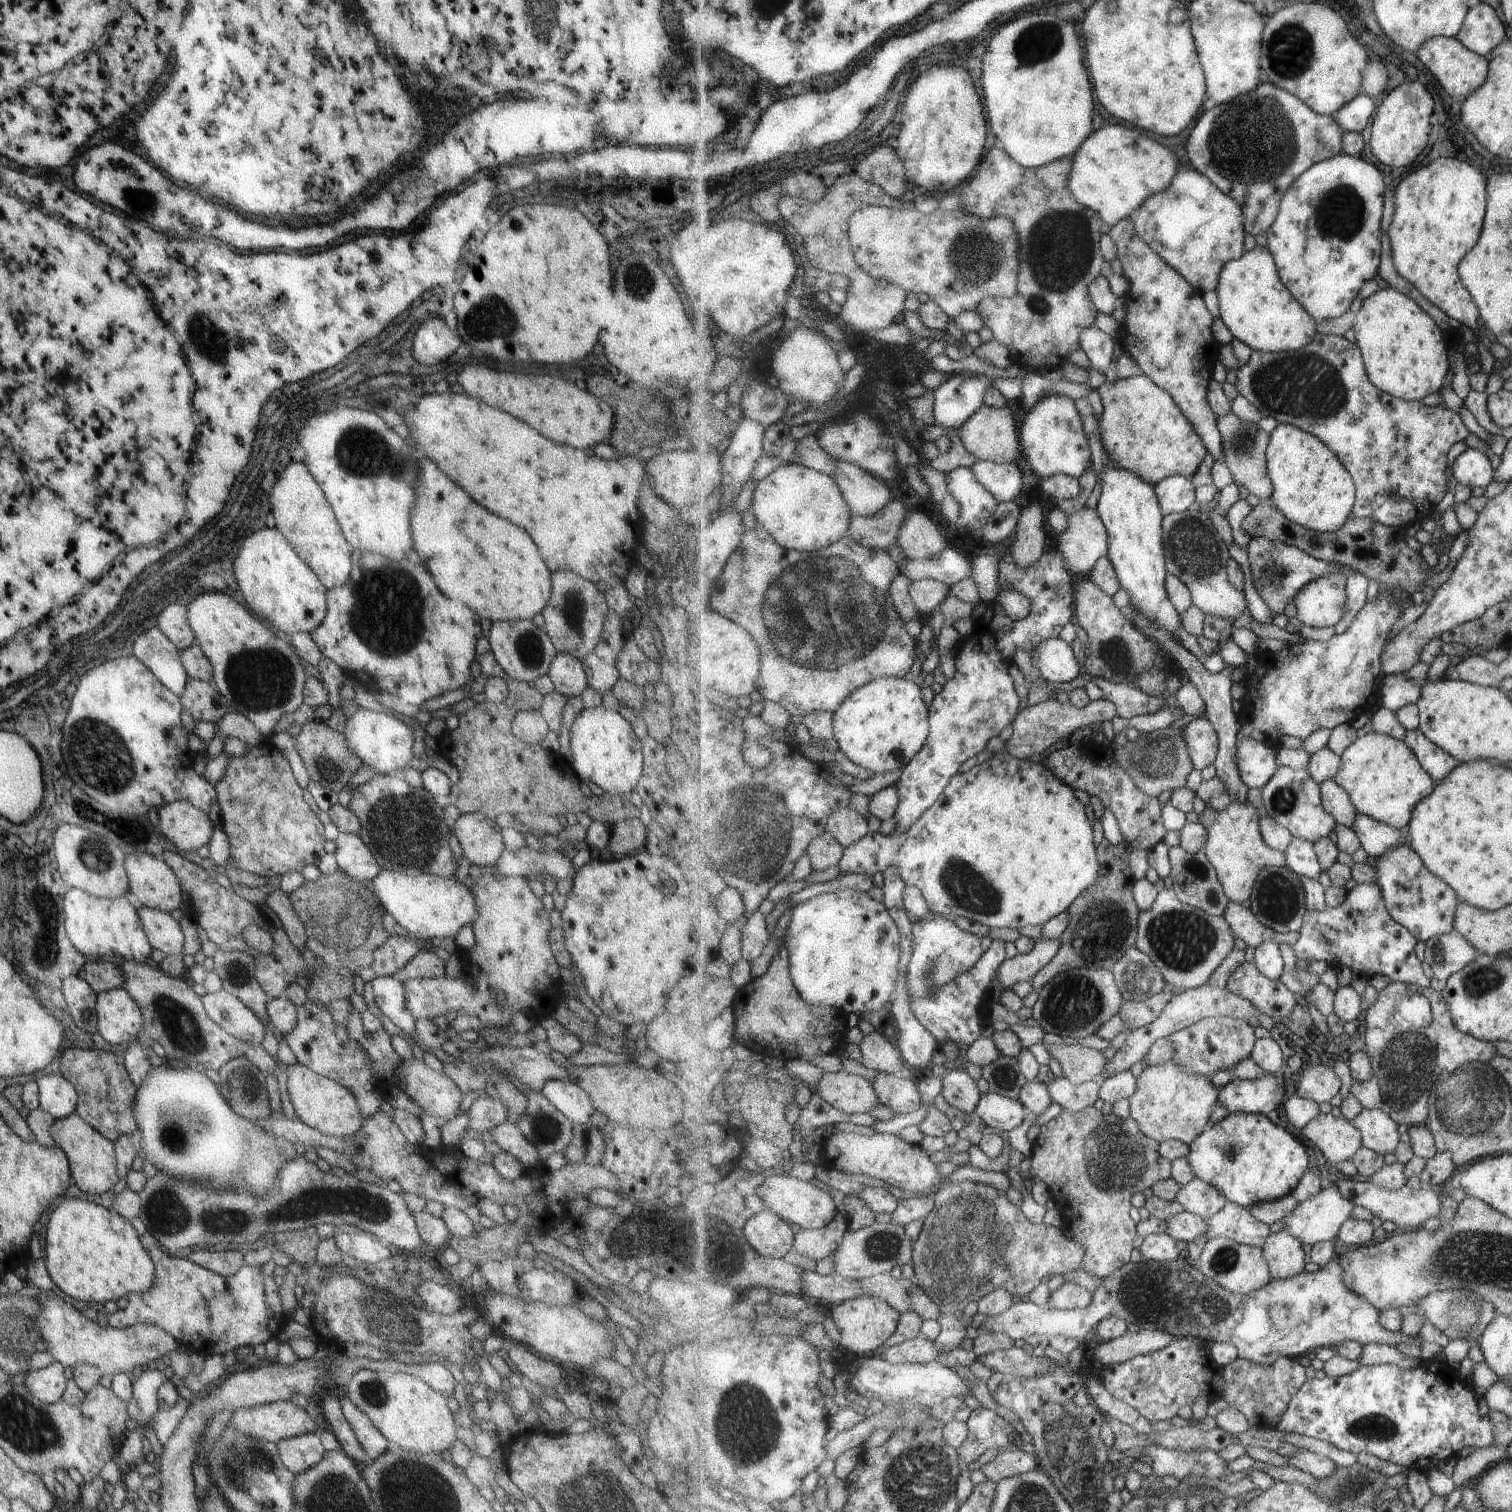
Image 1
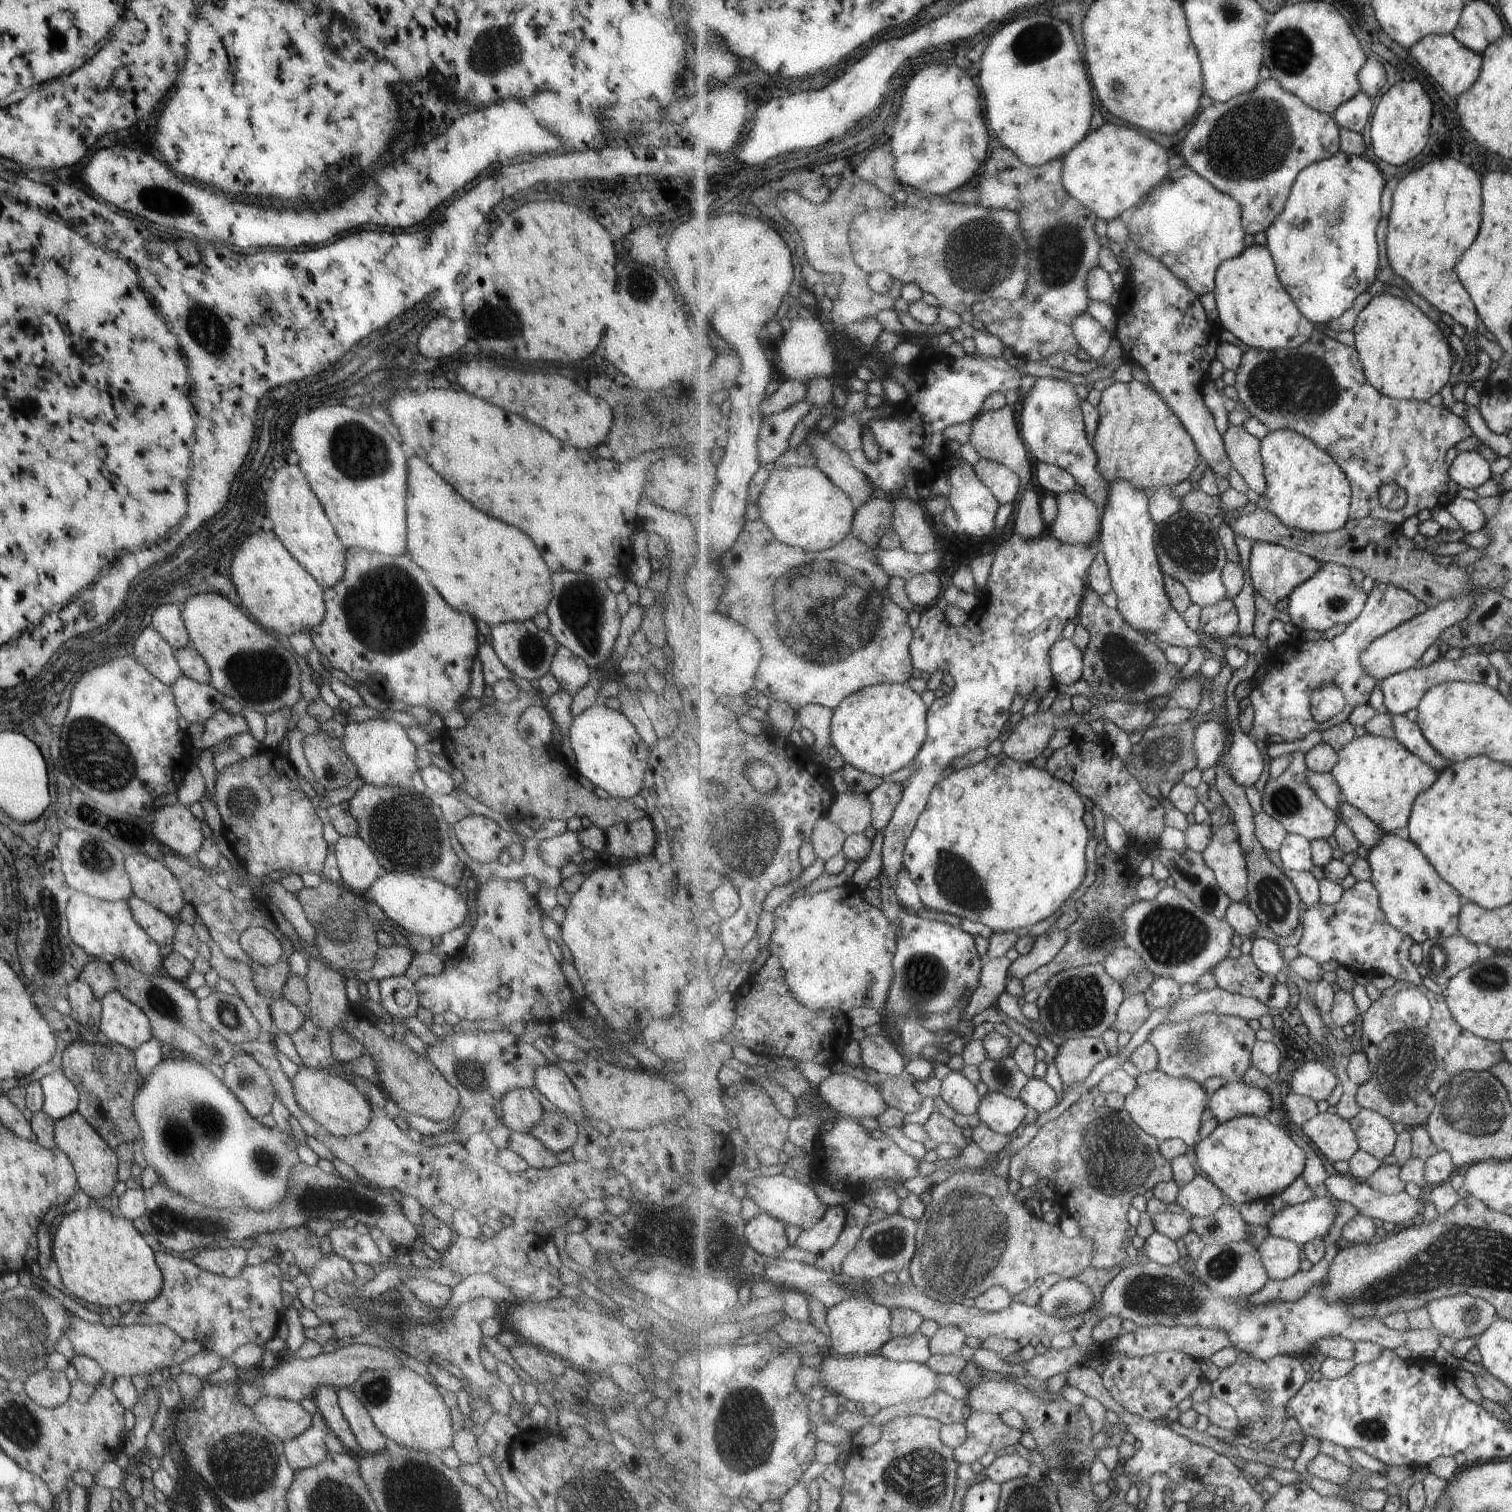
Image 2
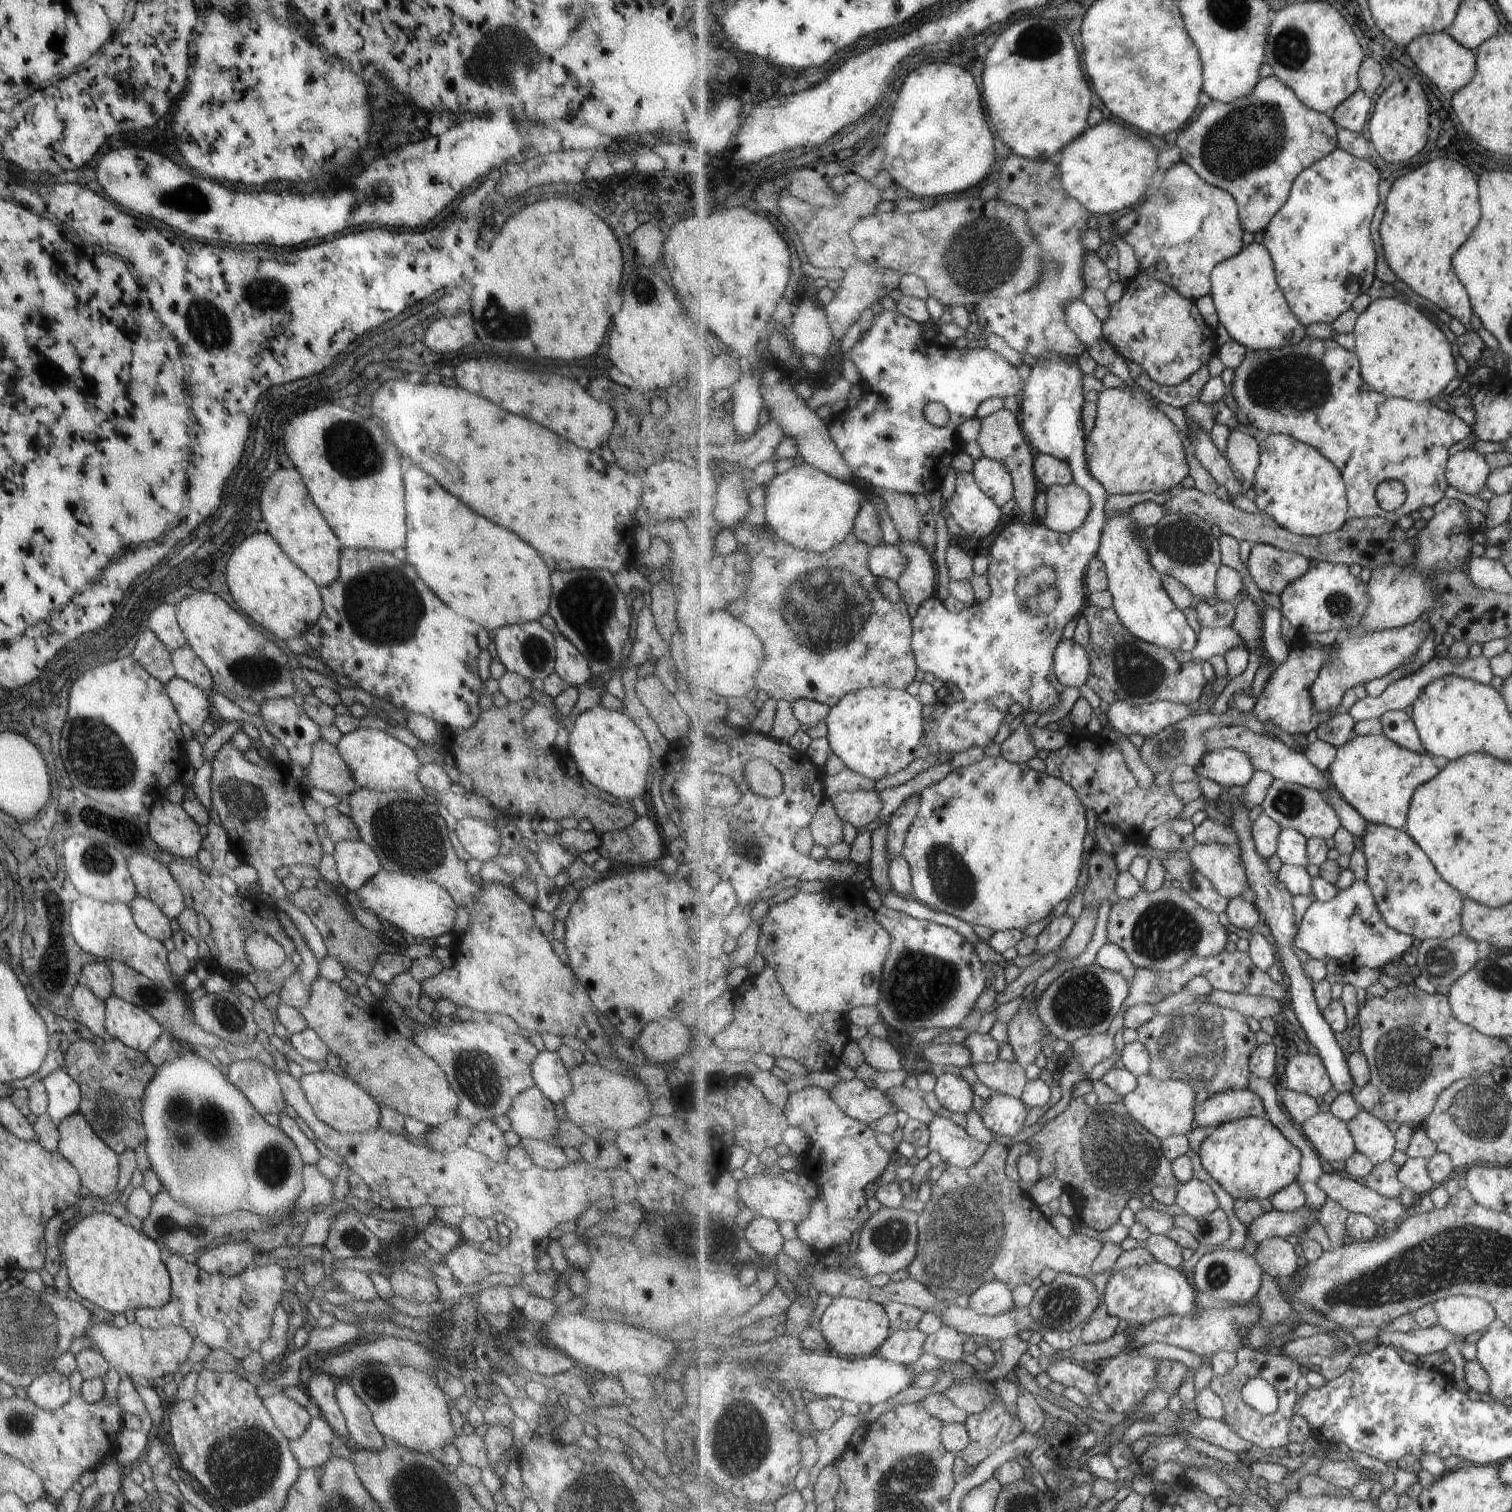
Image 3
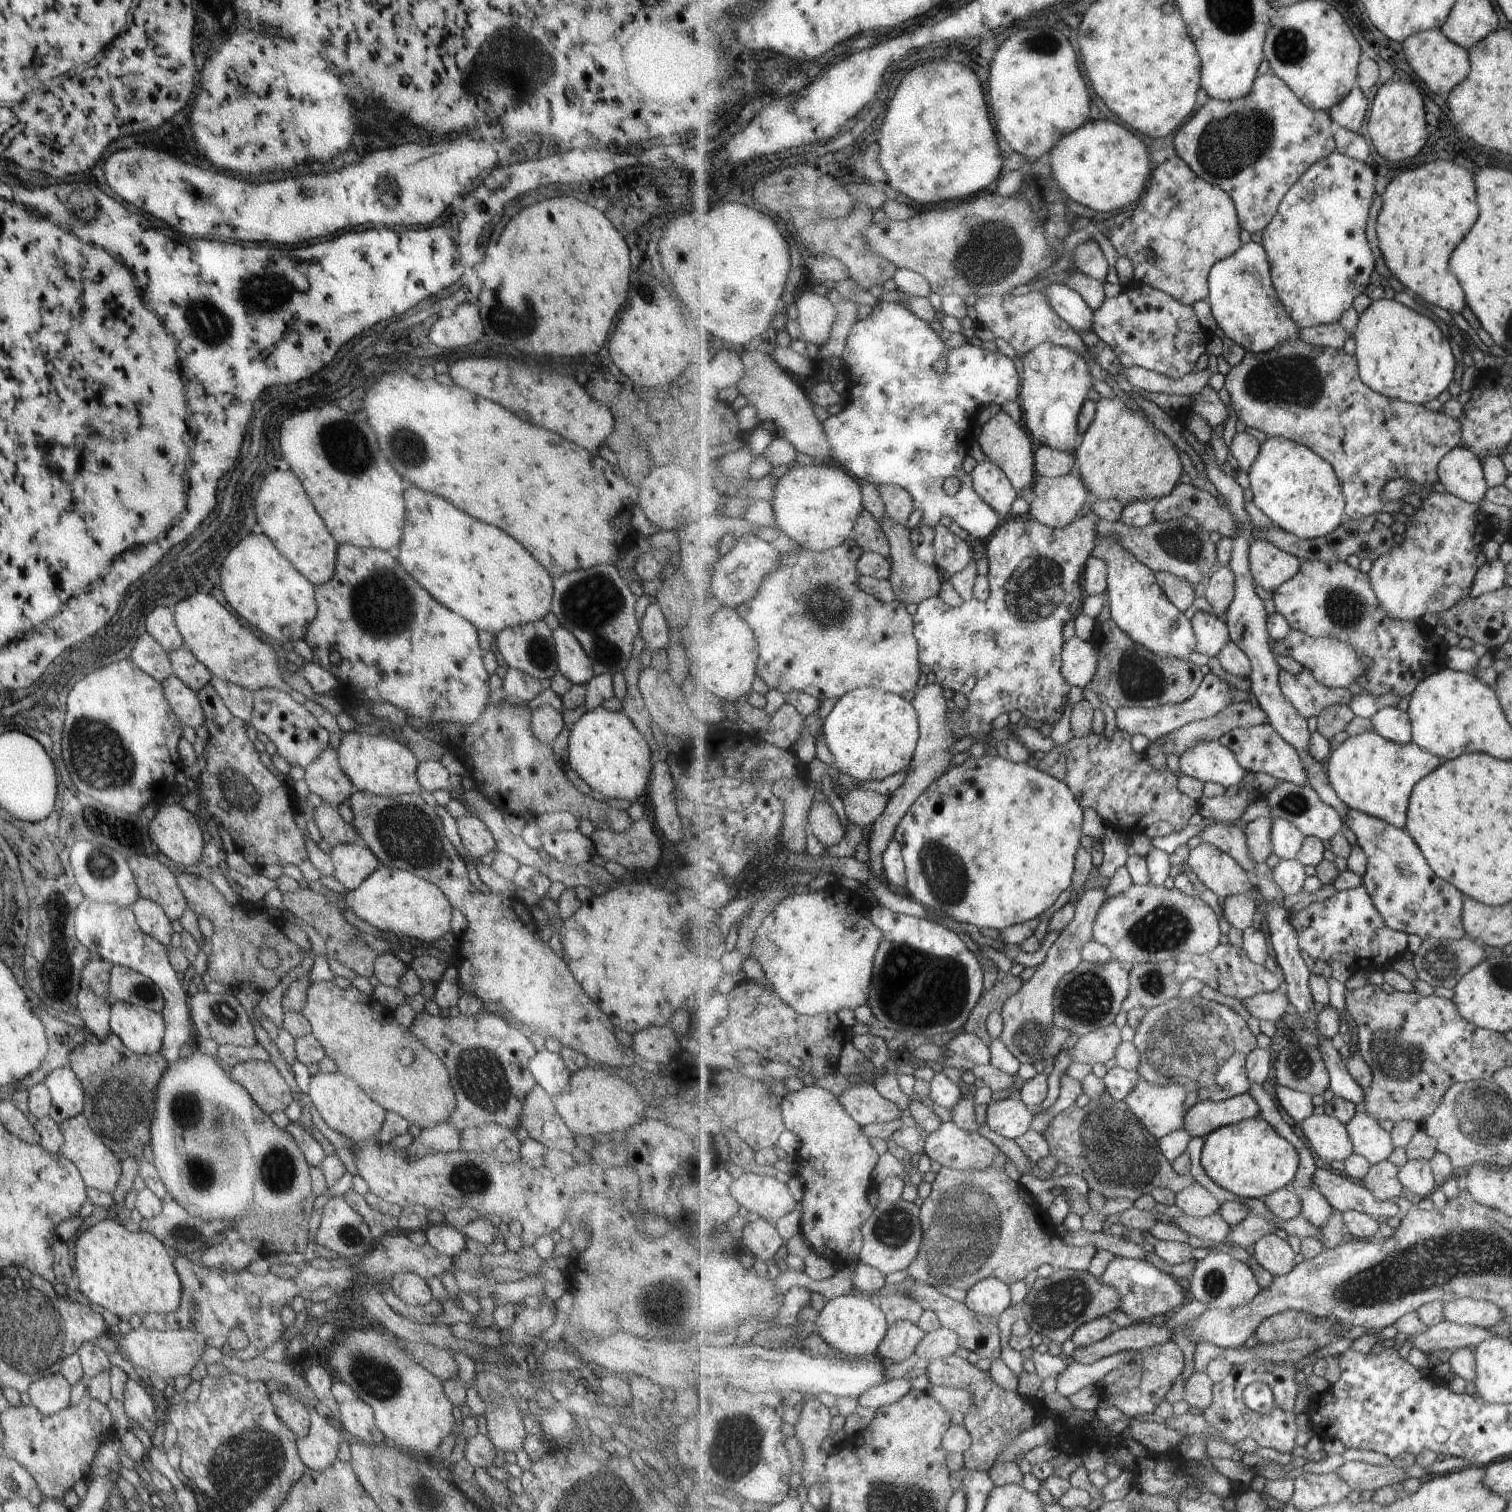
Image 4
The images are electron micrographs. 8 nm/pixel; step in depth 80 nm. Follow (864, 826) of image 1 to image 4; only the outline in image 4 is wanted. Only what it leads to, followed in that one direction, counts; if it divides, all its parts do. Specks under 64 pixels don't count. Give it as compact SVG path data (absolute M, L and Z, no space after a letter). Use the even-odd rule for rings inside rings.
M855 788L842 800L848 820L864 827L872 825L886 811L891 799L892 795Z

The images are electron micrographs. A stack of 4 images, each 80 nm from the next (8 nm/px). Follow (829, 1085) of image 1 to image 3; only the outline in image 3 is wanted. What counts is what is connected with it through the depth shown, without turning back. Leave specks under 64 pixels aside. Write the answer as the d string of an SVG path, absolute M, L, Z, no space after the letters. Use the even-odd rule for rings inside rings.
M856 1078L841 1079L828 1091L849 1116L865 1124L873 1124L875 1120L899 1110L879 1088Z

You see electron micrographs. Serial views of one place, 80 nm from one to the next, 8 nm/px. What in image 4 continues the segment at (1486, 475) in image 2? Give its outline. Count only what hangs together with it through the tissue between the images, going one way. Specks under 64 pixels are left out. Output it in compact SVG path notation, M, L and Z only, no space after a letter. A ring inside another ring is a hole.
M1457 447L1441 460L1438 475L1447 492L1468 503L1481 502L1488 492L1480 458L1465 447Z

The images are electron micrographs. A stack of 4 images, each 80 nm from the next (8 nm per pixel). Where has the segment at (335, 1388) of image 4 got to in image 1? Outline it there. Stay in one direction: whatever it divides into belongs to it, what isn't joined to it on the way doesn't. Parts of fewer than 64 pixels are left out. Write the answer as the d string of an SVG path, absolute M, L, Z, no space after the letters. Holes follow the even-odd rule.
M341 1396L338 1402L341 1413L345 1420L349 1422L355 1439L370 1460L372 1461L377 1456L381 1456L388 1448L385 1438L373 1427L369 1418L366 1418L365 1414L362 1414L361 1410L358 1410L357 1406L353 1405L353 1402L349 1402L345 1396Z

